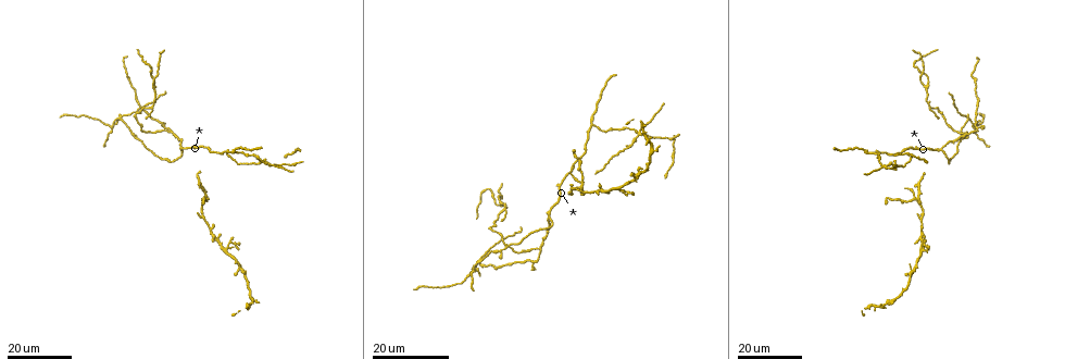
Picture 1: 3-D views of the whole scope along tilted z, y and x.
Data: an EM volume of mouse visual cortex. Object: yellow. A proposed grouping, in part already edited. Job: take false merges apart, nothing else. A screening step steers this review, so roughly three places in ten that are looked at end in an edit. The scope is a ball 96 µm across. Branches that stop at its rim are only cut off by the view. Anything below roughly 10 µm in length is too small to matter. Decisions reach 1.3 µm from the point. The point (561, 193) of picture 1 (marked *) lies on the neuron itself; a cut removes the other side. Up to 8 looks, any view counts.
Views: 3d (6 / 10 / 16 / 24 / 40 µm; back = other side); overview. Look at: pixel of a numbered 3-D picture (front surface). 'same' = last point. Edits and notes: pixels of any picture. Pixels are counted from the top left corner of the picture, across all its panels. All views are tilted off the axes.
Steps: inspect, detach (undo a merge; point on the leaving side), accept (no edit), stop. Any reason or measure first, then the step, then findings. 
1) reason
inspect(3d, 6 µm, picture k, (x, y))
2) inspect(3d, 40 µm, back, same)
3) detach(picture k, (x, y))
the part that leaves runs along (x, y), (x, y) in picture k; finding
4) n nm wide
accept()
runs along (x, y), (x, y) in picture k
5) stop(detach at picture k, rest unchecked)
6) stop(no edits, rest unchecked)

thin arm on a thick one
inspect(3d, 24 µm, picture 1, (940, 150))

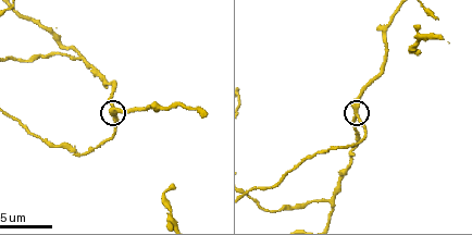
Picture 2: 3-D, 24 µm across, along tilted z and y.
closer look
inspect(3d, 6 µm, picture 2, (354, 114))

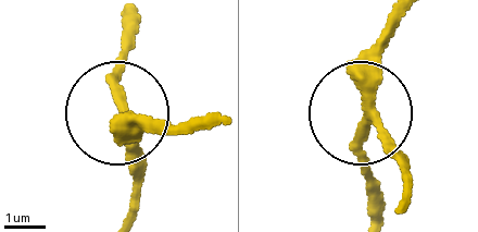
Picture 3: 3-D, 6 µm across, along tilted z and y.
side arm 56 µm
accept()
continuous, no second neuron

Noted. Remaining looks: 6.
arms run side by side
inspect(3d, 24 µm, picture 1, (582, 183))

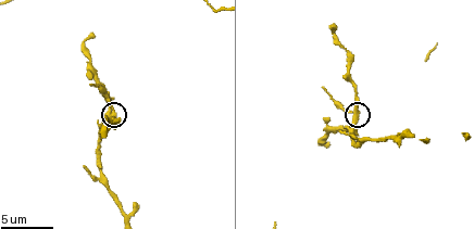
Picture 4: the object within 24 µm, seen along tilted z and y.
inspect(3d, 10 µm, picture 4, (353, 120))

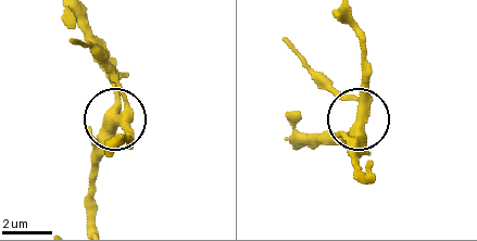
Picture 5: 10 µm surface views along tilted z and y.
side arm 12 µm; 5 arms
accept()
all the same neuron

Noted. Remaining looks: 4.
a fork
inspect(3d, 24 µm, picture 1, (592, 124))

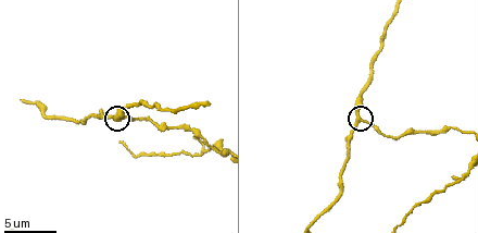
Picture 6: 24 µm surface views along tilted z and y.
inspect(3d, 6 µm, picture 6, (363, 121))

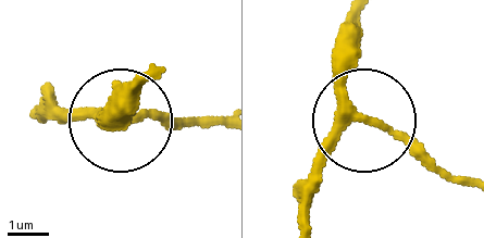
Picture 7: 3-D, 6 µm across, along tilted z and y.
accept()
all the same neuron

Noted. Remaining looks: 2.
four arms meet
inspect(3d, 16 µm, picture 1, (639, 135))

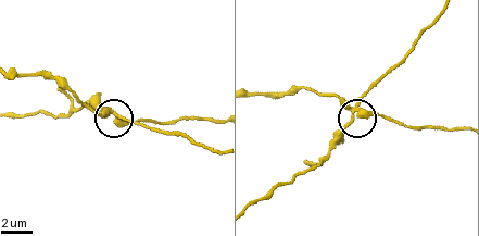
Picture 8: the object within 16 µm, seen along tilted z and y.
inspect(3d, 6 µm, picture 8, (351, 117))

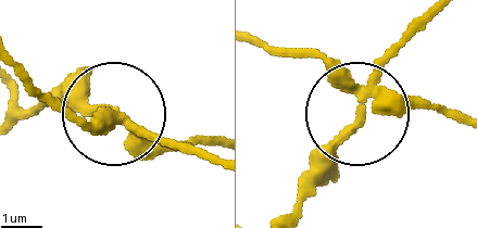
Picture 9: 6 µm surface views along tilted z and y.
detach(picture 9, (87, 105))
the part that leaves runs along (126, 122), (83, 102), (14, 114) in picture 9; a second neuron is stuck on

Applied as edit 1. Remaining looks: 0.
stop(detach at picture 9, rest unchecked)

